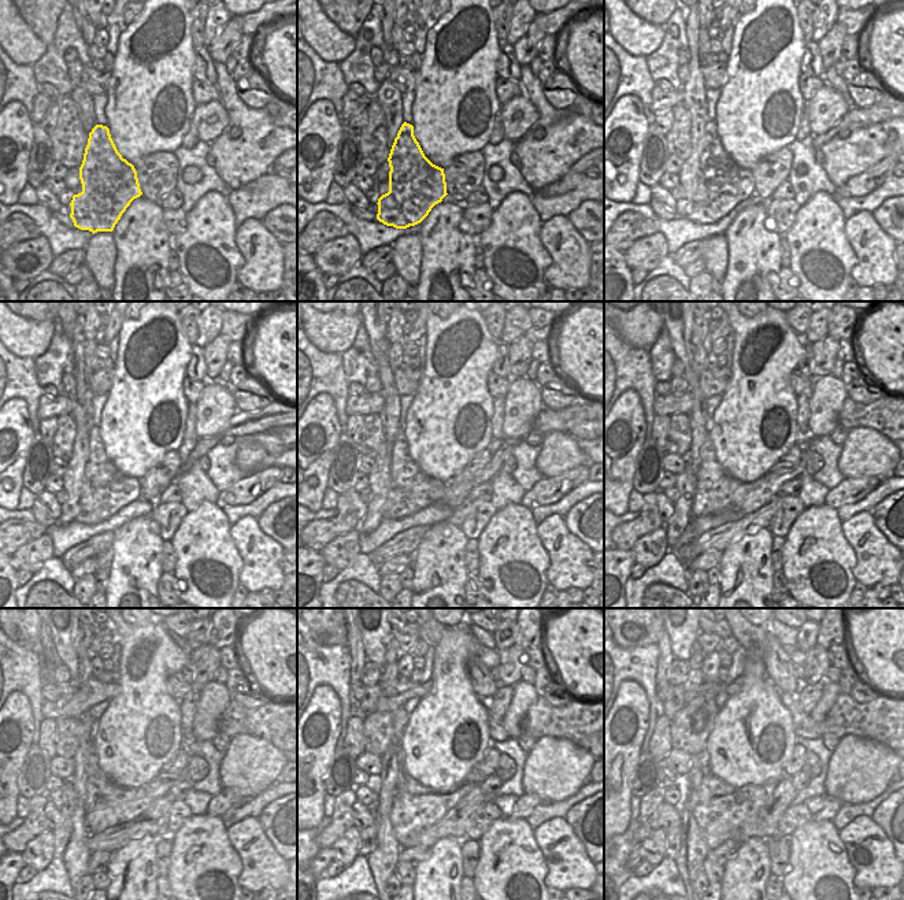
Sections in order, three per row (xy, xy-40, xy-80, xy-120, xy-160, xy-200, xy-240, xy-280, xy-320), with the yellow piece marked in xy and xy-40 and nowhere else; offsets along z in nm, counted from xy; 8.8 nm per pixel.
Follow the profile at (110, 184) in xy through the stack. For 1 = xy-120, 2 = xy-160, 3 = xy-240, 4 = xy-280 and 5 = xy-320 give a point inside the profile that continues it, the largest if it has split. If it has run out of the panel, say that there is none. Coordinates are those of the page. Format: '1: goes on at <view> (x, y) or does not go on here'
1: goes on at xy-120 (104, 491)
2: goes on at xy-160 (411, 491)
3: goes on at xy-240 (97, 780)
4: goes on at xy-280 (400, 755)
5: goes on at xy-320 (704, 756)

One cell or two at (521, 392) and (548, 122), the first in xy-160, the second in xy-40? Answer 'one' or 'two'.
two

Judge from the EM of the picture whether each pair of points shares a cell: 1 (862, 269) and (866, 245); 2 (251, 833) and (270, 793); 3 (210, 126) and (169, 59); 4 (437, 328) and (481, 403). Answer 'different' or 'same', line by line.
1: same
2: different
3: different
4: same

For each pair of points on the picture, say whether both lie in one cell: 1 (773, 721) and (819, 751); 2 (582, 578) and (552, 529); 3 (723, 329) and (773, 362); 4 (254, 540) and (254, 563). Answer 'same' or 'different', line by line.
1: different
2: same
3: different
4: same

